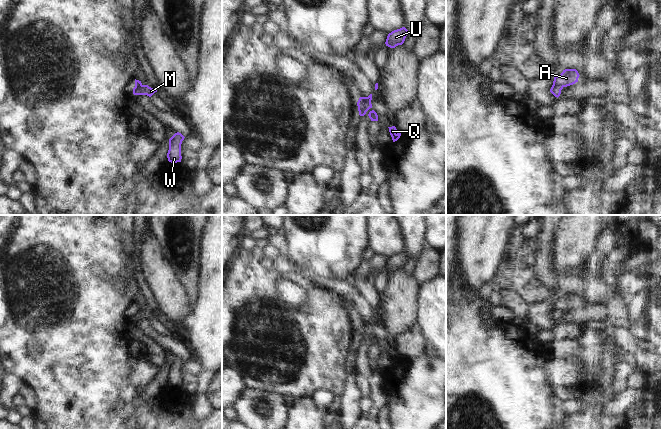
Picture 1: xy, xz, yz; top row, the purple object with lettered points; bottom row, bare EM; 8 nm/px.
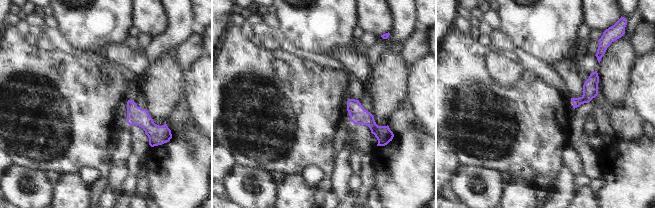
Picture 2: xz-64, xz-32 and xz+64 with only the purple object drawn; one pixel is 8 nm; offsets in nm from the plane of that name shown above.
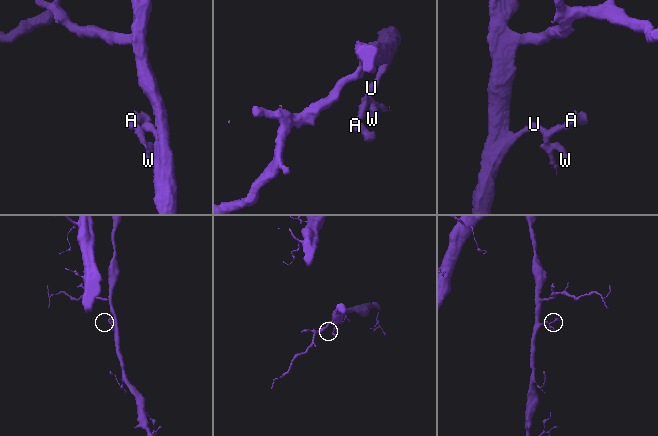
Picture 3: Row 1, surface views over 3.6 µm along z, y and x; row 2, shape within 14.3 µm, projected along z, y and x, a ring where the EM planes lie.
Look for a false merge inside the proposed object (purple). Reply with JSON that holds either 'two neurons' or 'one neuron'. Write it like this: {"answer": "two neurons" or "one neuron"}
{"answer": "two neurons"}

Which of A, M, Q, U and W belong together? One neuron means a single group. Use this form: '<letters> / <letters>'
A Q / M U W

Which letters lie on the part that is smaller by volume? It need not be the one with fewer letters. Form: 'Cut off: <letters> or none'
Cut off: A, Q

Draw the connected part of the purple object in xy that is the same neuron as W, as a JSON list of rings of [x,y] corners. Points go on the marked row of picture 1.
[[[177,132],[169,139],[169,150],[167,153],[168,161],[171,163],[181,162],[181,144],[184,136]]]

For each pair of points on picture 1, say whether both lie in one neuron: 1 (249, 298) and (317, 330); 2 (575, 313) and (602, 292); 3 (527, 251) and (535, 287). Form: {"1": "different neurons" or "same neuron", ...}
{"1": "same neuron", "2": "different neurons", "3": "same neuron"}

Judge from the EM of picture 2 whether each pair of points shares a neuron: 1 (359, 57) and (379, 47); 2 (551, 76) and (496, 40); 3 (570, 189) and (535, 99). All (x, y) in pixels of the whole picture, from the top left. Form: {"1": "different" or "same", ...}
{"1": "different", "2": "same", "3": "different"}

